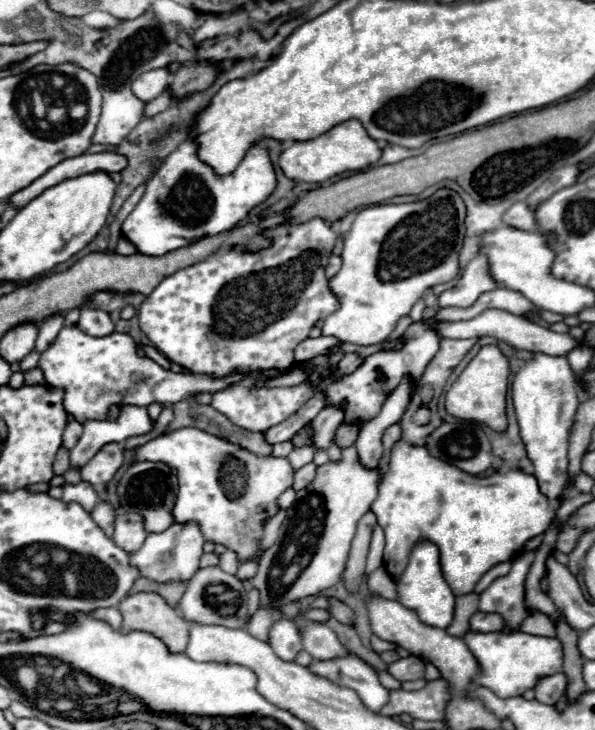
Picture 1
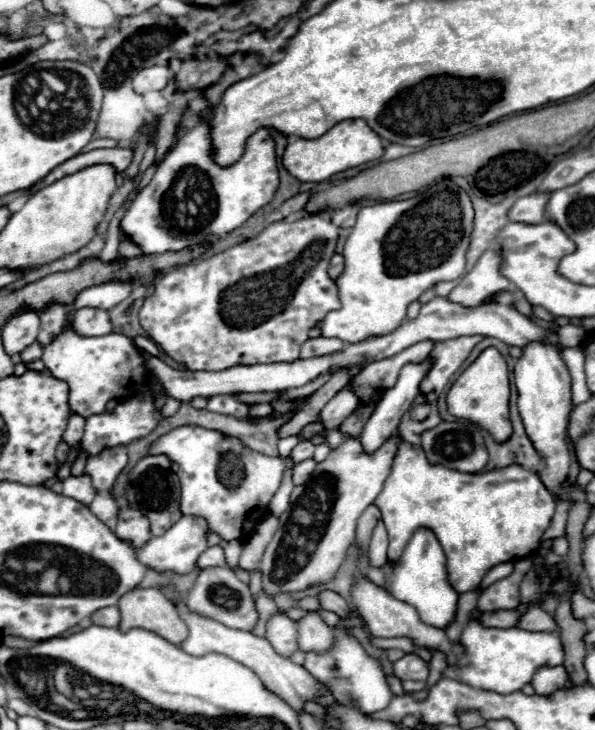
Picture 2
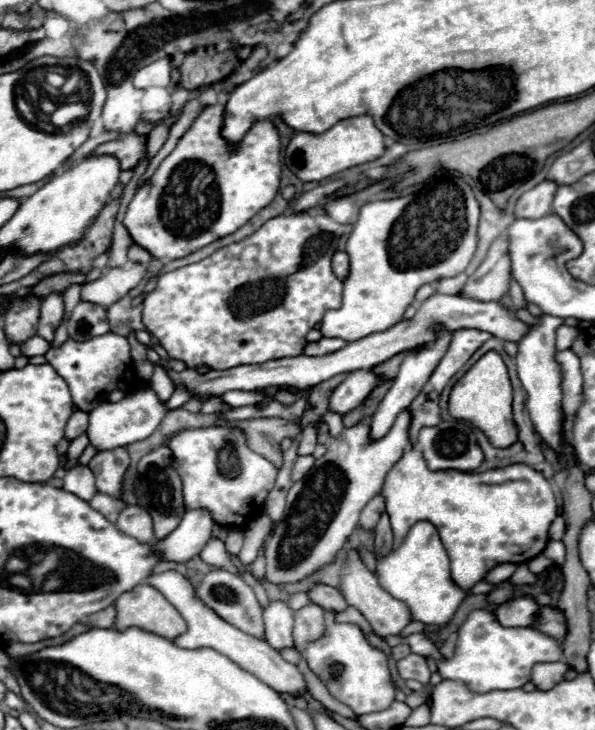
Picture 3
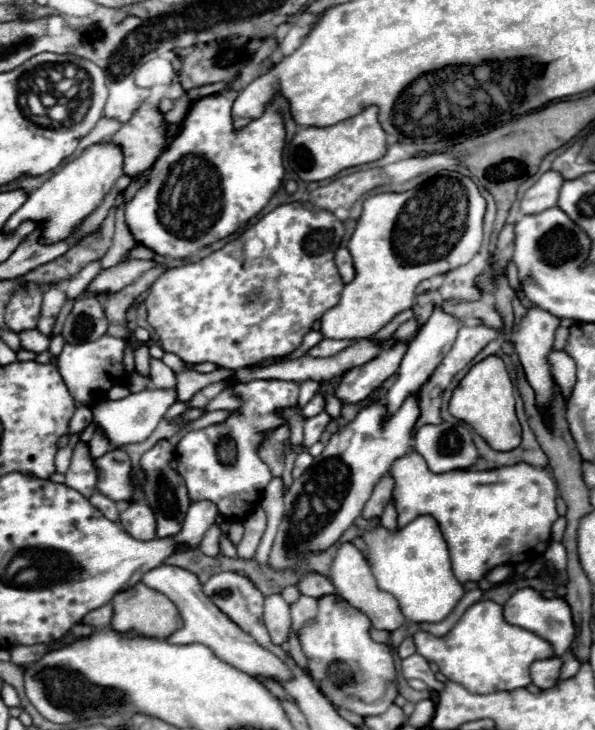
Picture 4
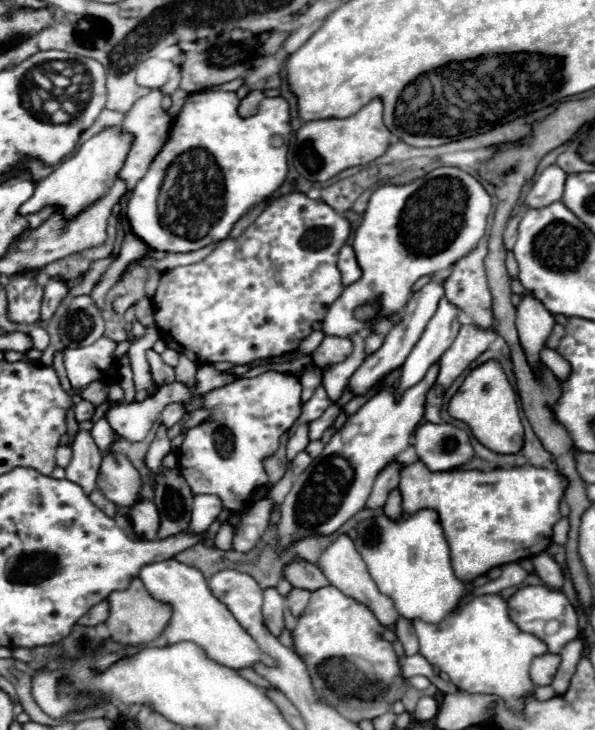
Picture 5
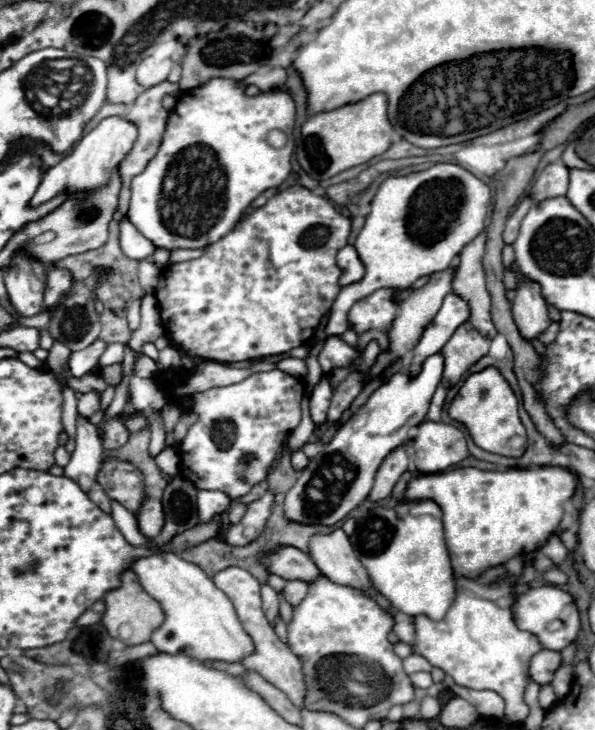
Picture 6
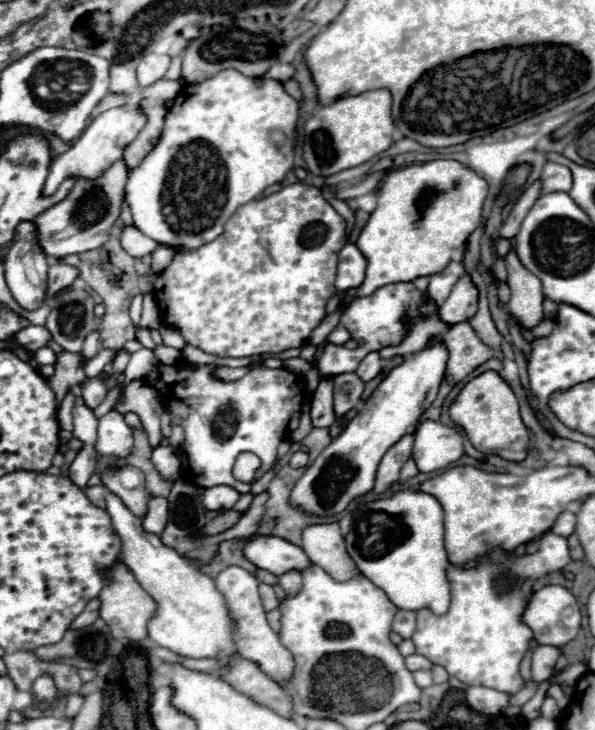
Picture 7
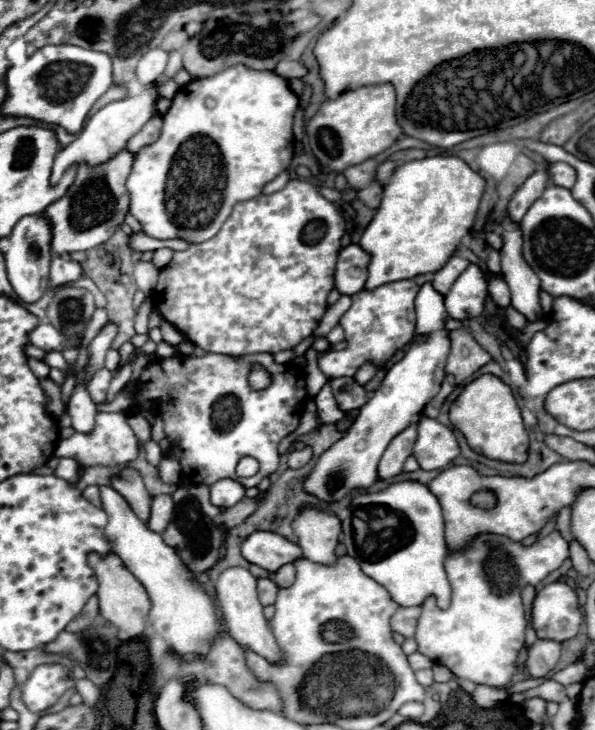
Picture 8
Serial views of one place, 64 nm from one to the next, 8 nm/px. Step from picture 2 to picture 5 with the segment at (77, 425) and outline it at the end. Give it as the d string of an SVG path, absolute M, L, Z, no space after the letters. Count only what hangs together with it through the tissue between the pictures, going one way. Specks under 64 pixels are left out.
M80 400L76 406L74 406L74 416L76 416L76 422L88 422L94 414L94 406L86 400Z

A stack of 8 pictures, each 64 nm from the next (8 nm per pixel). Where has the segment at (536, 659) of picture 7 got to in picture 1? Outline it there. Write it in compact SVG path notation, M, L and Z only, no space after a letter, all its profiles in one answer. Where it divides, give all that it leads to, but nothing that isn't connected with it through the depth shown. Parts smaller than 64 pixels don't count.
M556 674L556 676L548 676L544 680L540 680L540 684L534 688L536 692L536 700L548 706L554 706L556 702L560 702L560 698L564 698L566 692L566 676L564 674Z

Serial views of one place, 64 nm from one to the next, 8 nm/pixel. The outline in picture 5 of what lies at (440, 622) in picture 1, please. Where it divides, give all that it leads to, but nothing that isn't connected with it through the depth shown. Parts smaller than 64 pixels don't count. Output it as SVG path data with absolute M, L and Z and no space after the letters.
M378 510L372 520L374 522L364 522L358 528L360 538L356 540L356 550L366 562L380 592L394 600L398 614L406 620L442 622L446 614L456 608L466 588L452 572L448 542L442 534L438 514L434 510L420 510L412 518L392 522Z

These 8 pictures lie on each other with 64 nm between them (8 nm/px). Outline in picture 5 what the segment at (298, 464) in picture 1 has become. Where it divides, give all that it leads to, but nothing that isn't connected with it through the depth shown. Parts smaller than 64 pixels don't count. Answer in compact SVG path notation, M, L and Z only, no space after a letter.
M328 406L328 410L318 420L308 422L308 430L310 430L308 436L310 436L310 440L320 440L320 436L324 434L324 430L328 426L332 426L334 418L338 416L338 412L340 412L340 406Z

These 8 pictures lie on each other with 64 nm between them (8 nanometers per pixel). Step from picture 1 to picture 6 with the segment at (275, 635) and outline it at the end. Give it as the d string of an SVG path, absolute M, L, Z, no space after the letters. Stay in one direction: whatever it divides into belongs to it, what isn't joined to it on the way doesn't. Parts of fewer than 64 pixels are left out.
M268 584L262 586L262 602L264 602L264 614L266 614L268 622L274 626L276 618L280 614L280 598L278 598L278 592Z

